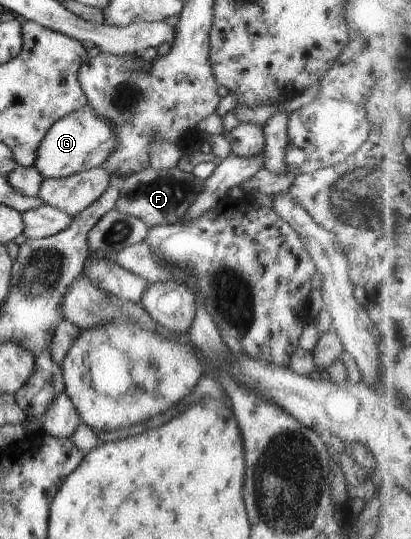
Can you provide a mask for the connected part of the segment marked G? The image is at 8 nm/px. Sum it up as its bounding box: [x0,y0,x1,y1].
[33,104,116,178]

